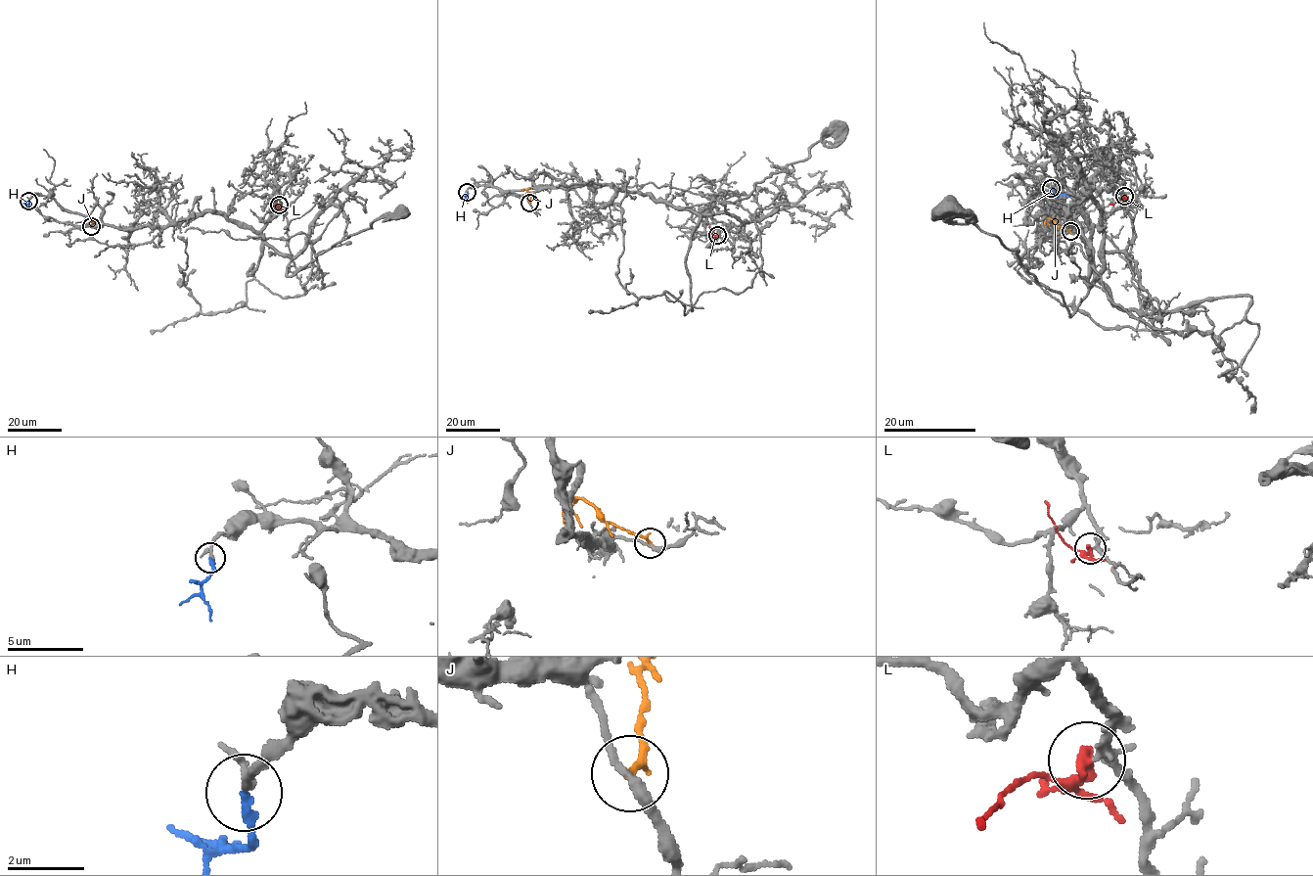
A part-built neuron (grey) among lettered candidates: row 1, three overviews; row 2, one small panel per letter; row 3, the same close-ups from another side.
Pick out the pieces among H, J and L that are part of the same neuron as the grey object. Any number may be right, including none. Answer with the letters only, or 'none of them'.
H

